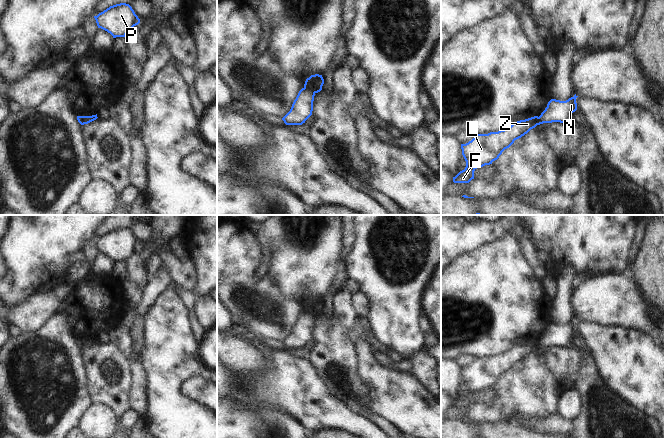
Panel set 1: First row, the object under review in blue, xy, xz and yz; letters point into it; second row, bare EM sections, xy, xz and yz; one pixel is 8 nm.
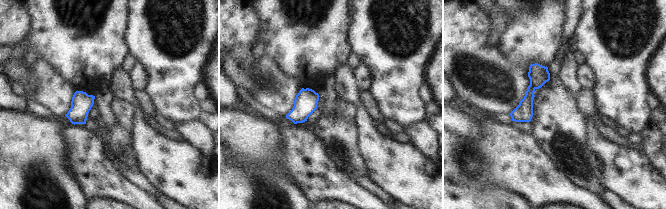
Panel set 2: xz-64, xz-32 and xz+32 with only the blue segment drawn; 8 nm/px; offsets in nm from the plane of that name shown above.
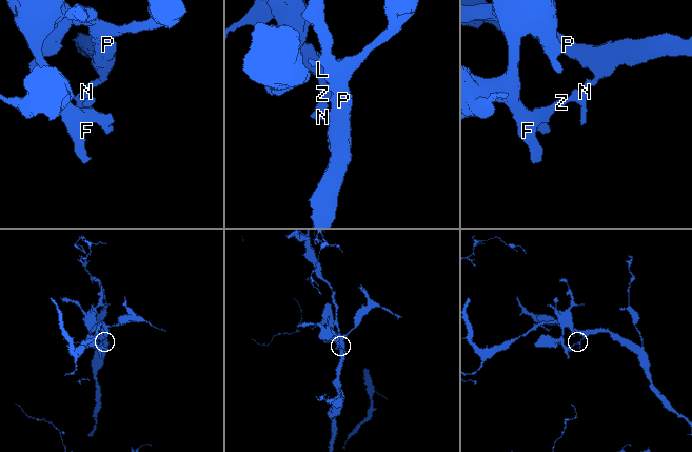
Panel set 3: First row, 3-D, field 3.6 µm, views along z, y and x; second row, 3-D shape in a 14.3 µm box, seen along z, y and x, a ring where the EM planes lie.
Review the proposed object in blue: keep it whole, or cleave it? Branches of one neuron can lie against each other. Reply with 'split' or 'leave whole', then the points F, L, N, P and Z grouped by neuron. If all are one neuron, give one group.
split | F L Z / N P

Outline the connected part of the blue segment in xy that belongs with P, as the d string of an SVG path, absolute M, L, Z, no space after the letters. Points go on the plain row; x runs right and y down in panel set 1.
M126 227L110 230L94 242L98 252L107 255L113 262L125 261L134 250L140 247L132 231Z

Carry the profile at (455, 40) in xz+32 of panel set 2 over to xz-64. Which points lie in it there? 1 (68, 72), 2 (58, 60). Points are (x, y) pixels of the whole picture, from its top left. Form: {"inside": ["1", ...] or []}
{"inside": []}

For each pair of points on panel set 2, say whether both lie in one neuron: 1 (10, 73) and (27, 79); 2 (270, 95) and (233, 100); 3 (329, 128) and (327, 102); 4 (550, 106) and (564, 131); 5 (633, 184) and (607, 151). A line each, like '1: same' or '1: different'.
1: same
2: different
3: different
4: same
5: same

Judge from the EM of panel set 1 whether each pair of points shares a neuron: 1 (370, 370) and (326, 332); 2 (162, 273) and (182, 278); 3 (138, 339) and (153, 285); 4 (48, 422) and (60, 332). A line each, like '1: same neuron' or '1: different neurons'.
1: different neurons
2: different neurons
3: same neuron
4: same neuron

